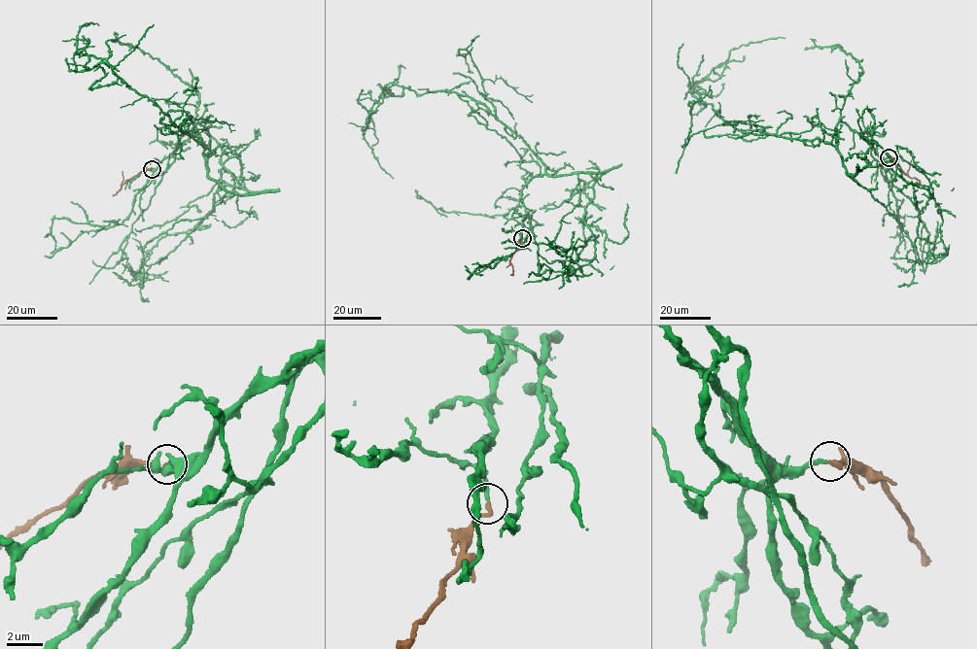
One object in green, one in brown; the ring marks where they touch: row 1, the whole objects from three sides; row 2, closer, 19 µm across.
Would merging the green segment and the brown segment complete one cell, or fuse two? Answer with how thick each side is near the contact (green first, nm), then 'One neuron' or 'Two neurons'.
Thickness 220 nm (green) against 280 nm. One neuron

